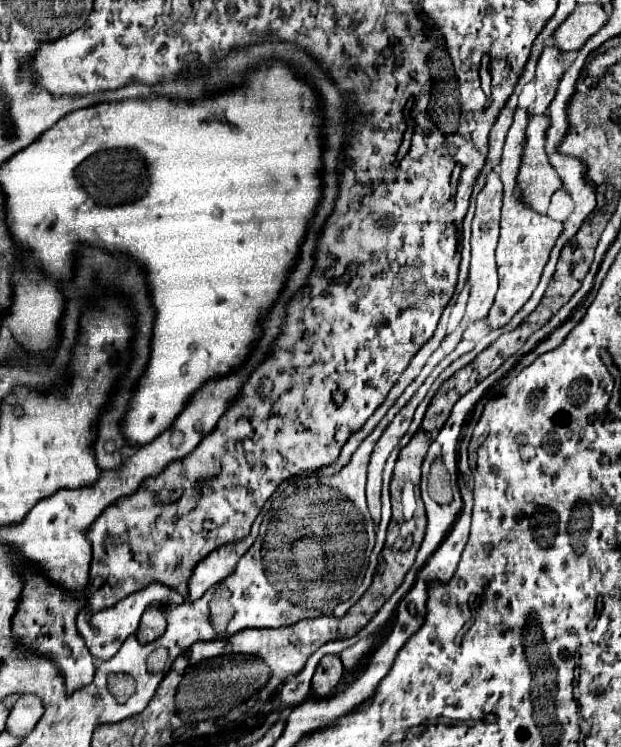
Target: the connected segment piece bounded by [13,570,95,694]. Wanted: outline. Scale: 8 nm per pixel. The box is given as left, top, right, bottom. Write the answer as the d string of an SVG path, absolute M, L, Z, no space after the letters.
M31 570L25 572L25 588L23 588L17 616L13 620L15 634L25 642L25 646L35 648L37 652L43 652L45 656L51 656L51 660L59 664L65 676L67 694L73 694L75 690L91 684L95 674L93 658L89 650L85 648L85 640L81 638L75 626L77 614L79 614L79 598L49 584L47 580L33 574Z

